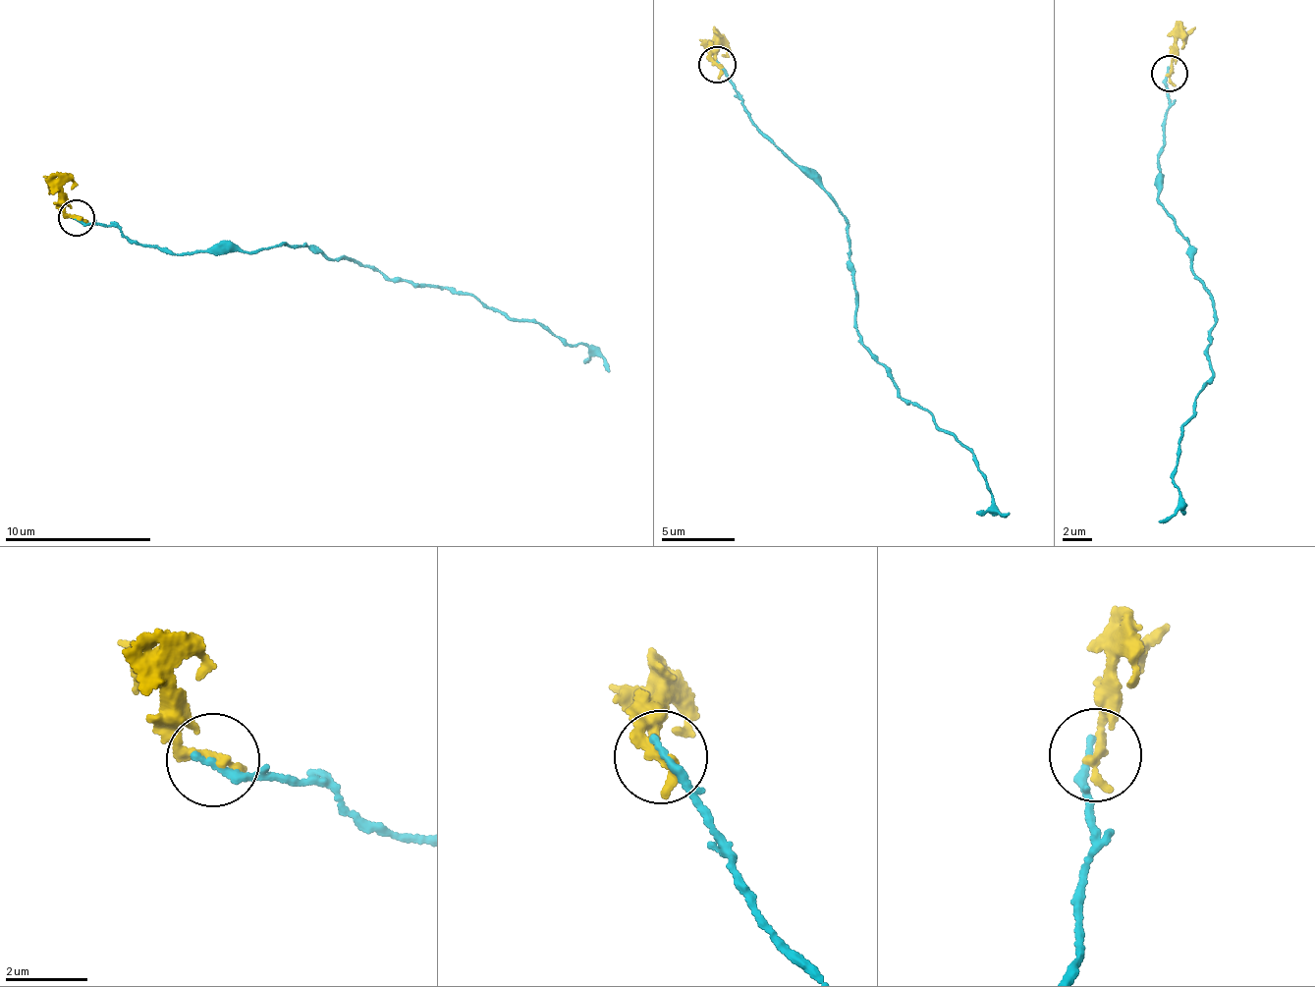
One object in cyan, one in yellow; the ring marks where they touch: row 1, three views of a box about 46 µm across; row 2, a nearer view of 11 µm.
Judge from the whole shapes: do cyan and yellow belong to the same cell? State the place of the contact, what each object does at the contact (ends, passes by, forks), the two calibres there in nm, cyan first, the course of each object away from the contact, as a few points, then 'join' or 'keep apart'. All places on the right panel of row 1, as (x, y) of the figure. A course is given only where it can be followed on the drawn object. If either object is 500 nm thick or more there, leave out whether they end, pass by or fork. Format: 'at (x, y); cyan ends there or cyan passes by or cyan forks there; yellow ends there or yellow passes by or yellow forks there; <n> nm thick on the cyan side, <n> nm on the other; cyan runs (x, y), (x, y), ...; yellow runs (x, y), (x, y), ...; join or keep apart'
at (1170, 73); cyan ends there; yellow ends there; 190 nm thick on the cyan side, 280 nm on the other; cyan runs (1168, 73), (1153, 183), (1188, 239), (1215, 316), (1206, 349), (1213, 375), (1178, 441), (1178, 503), (1157, 522); yellow runs (1171, 74), (1176, 38), (1184, 38), (1182, 49); keep apart

